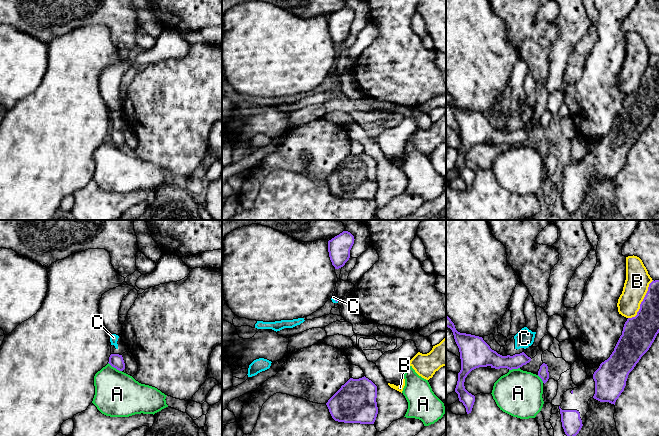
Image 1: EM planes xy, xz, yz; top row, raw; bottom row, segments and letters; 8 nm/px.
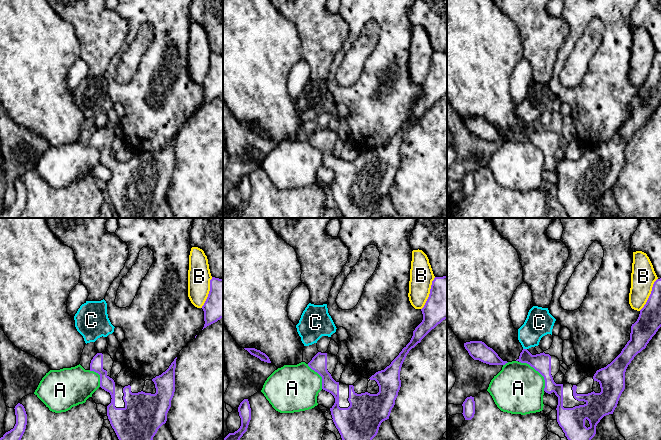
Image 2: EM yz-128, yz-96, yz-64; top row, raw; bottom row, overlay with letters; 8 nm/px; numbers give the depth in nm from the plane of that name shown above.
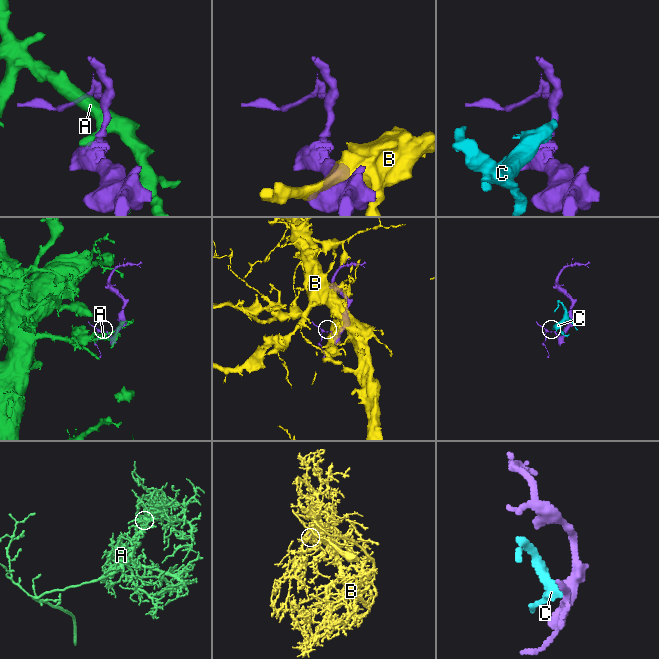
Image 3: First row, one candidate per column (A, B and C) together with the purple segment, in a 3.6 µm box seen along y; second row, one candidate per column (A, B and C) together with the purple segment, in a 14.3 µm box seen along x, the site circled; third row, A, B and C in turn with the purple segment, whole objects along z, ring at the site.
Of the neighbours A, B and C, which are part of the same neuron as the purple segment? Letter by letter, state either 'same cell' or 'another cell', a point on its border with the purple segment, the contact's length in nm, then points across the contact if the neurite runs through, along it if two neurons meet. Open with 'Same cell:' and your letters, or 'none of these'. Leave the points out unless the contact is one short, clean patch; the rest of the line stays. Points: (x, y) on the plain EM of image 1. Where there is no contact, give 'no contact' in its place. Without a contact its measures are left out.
Same cell: none of these
A: another cell; meets purple in xy at (115, 143); contact 130 nm long
B: another cell; meets purple in yz at (642, 77); contact 380 nm long
C: another cell; meets purple in xz at (336, 77); contact 50 nm long; border along xz (333, 74), (336, 77), (338, 75)

